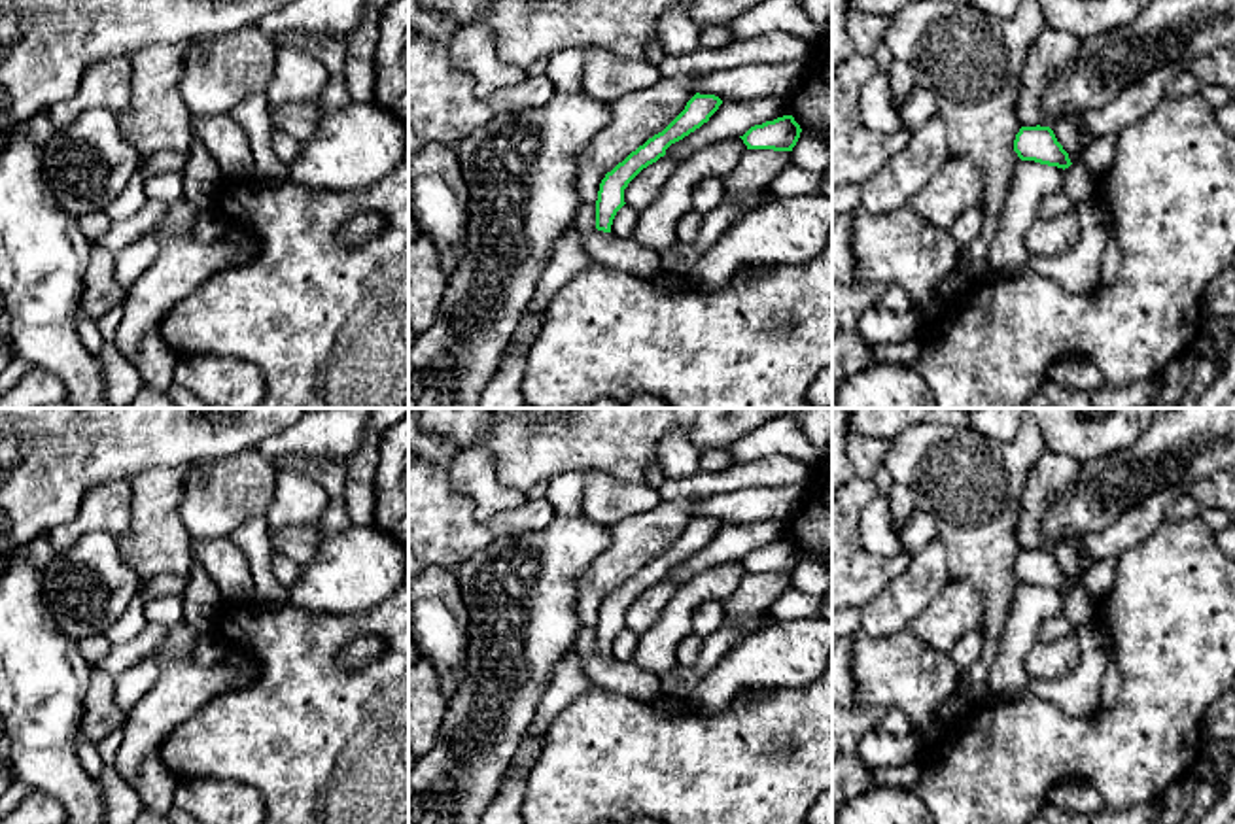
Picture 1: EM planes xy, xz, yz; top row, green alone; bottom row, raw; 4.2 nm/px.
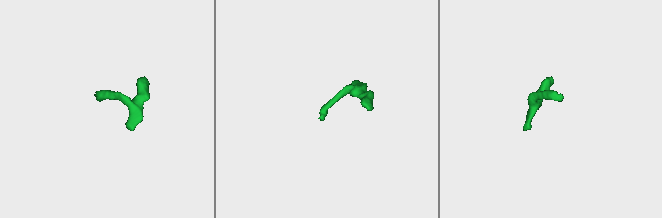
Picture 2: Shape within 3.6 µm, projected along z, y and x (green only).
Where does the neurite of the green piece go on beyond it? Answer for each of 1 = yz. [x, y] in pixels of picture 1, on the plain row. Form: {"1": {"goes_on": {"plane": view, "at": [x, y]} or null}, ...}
{"1": {"goes_on": {"plane": "yz", "at": [1052, 475]}}}

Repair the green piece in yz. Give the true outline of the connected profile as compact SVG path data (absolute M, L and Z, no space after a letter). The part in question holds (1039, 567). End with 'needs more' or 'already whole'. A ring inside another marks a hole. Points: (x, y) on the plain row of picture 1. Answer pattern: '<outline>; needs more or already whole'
M1044 448L1027 474L1025 491L1019 499L1018 542L1021 546L1014 563L1014 575L1021 584L1069 592L1069 576L1046 550L1042 518L1052 501L1069 491L1080 472L1080 463Z; needs more

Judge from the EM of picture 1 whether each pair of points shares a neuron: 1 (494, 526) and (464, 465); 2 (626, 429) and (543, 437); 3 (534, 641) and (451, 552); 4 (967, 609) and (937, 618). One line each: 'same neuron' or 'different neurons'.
1: different neurons
2: same neuron
3: different neurons
4: same neuron

